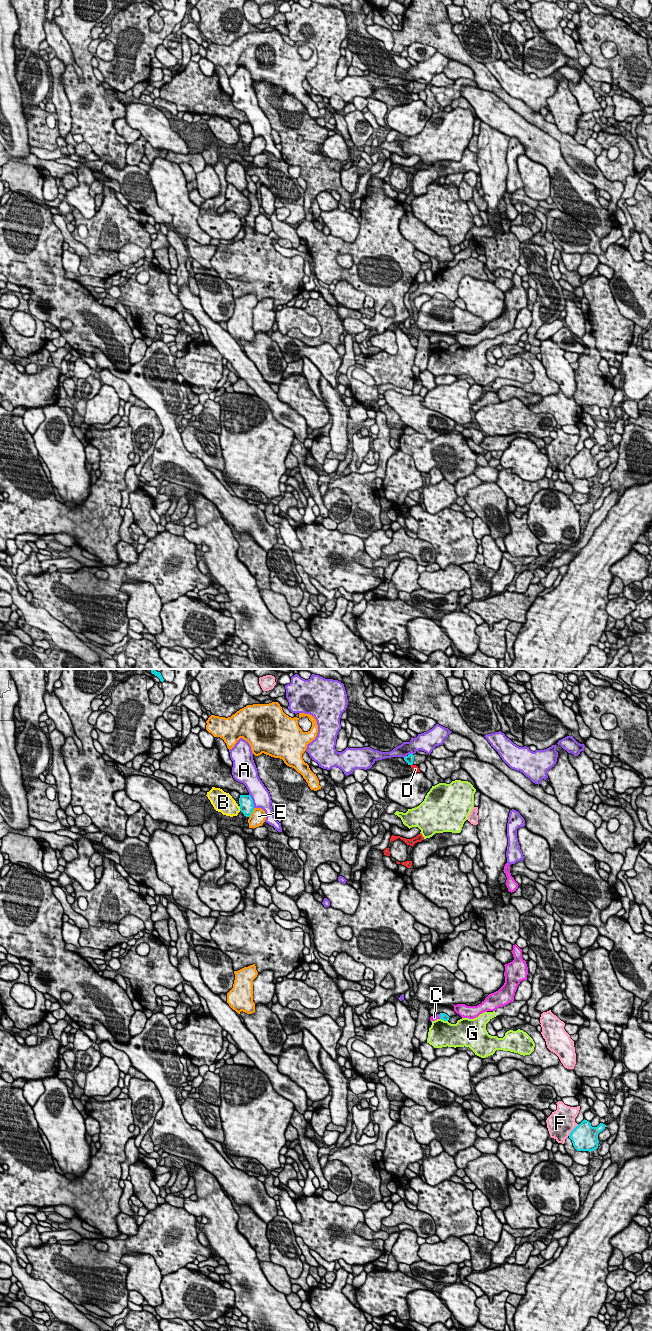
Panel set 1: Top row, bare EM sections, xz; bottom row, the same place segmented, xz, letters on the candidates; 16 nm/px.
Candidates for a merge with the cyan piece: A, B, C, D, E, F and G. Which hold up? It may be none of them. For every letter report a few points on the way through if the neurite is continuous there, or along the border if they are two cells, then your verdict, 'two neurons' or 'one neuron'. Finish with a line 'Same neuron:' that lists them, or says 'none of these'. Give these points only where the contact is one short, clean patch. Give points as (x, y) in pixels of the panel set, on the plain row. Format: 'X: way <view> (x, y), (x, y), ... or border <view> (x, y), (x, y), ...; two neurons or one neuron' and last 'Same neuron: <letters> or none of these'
A: two neurons
B: two neurons
C: border xz (440, 342), (439, 346); two neurons
D: border xz (412, 91), (410, 93); two neurons
E: two neurons
F: two neurons
G: two neurons
Same neuron: none of these

